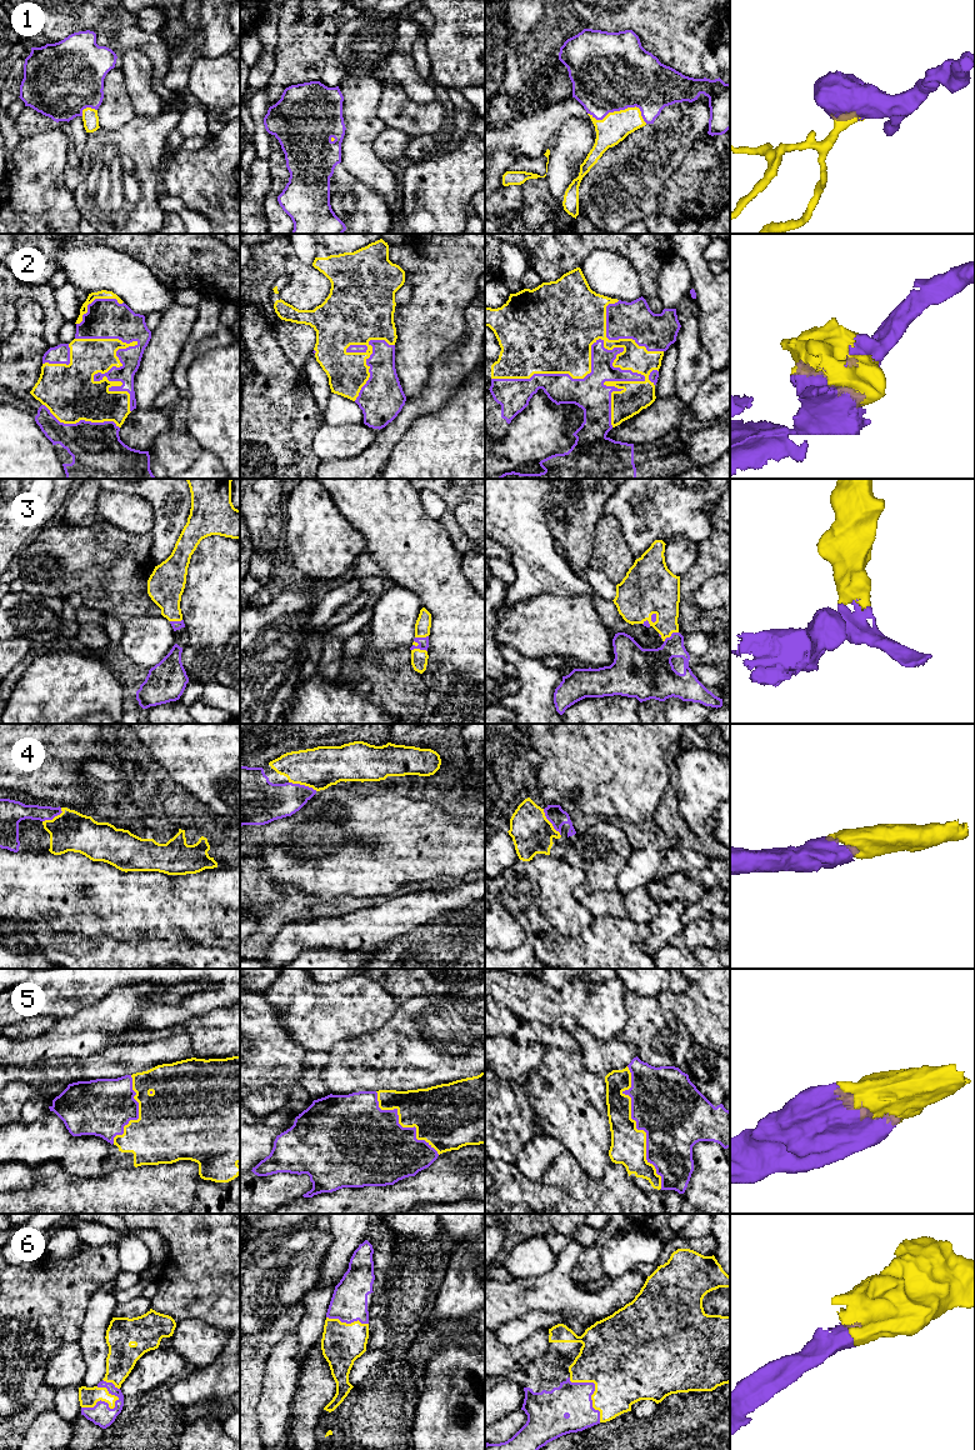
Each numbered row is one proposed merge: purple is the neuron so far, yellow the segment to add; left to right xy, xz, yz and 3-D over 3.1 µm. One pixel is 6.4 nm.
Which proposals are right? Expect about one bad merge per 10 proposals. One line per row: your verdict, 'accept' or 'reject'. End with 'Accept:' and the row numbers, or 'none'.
1: accept
2: accept
3: accept
4: accept
5: accept
6: accept
Accept: 1, 2, 3, 4, 5, 6

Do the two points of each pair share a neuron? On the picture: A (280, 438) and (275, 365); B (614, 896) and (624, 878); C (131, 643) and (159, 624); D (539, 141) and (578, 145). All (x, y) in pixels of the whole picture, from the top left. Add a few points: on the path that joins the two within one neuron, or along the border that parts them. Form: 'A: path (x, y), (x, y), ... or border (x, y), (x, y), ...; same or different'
A: path (281, 420), (280, 383); same
B: border (618, 889), (623, 894); different
C: path (138, 643), (153, 630); same
D: border (568, 119), (548, 148); different

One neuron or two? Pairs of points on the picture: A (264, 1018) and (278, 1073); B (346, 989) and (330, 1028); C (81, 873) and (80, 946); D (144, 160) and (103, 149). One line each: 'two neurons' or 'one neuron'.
A: one neuron
B: one neuron
C: two neurons
D: one neuron

